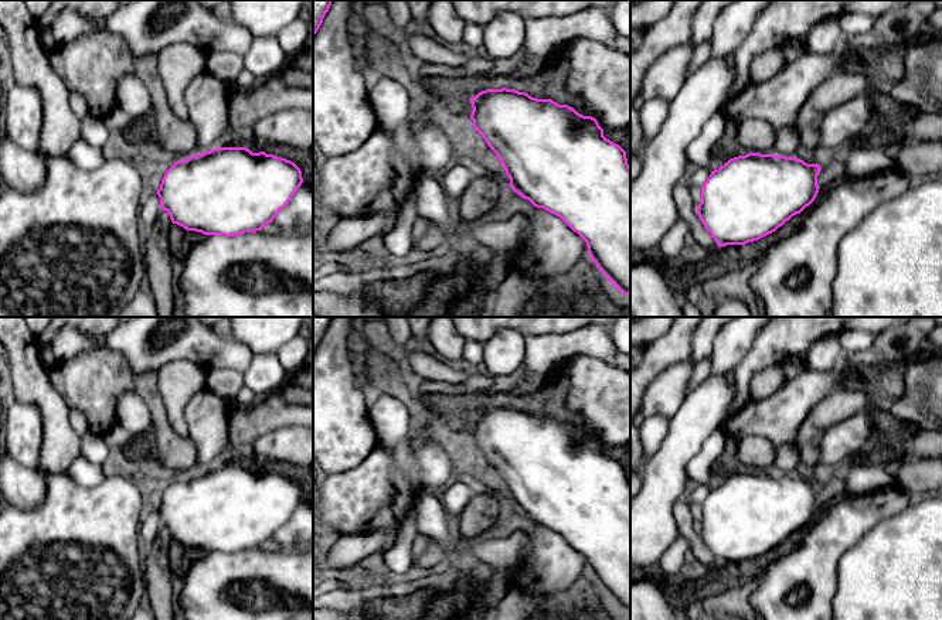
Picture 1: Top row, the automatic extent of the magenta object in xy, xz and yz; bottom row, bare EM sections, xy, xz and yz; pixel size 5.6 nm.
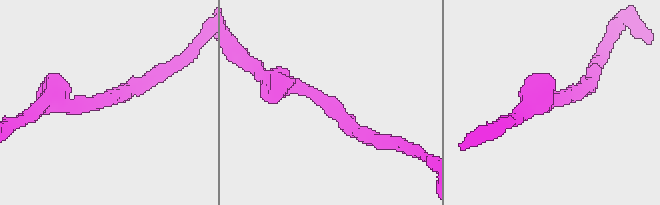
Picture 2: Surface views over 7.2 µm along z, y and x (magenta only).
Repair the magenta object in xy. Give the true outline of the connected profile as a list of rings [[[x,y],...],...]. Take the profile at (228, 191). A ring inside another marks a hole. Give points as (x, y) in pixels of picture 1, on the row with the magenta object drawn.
[[[218,147],[177,160],[164,174],[157,195],[173,224],[204,235],[242,235],[272,222],[302,185],[302,171],[290,160],[252,153],[246,147]]]

